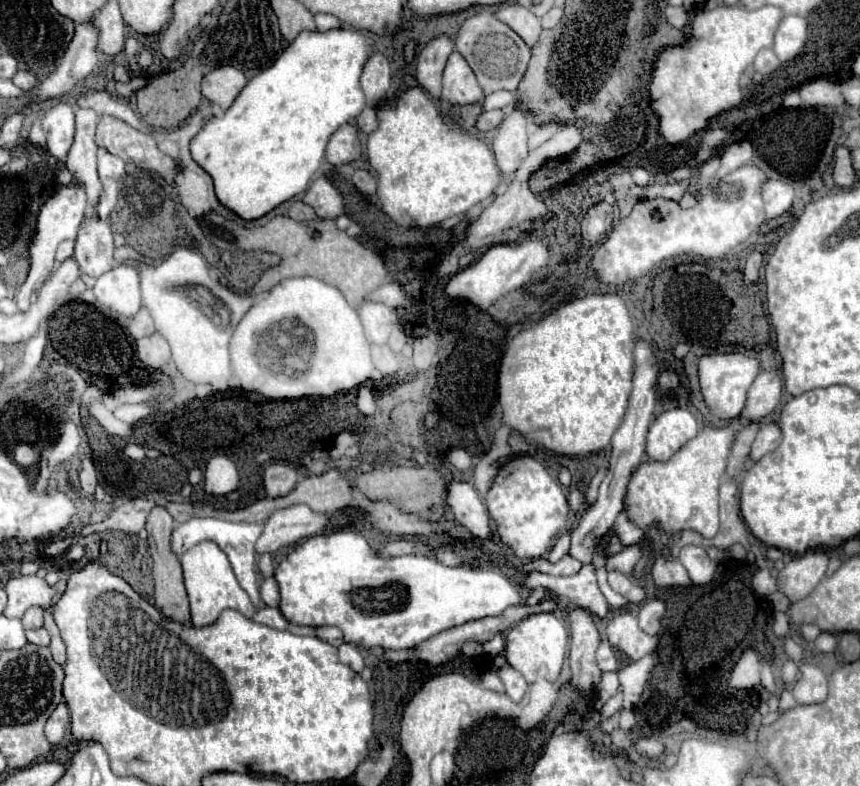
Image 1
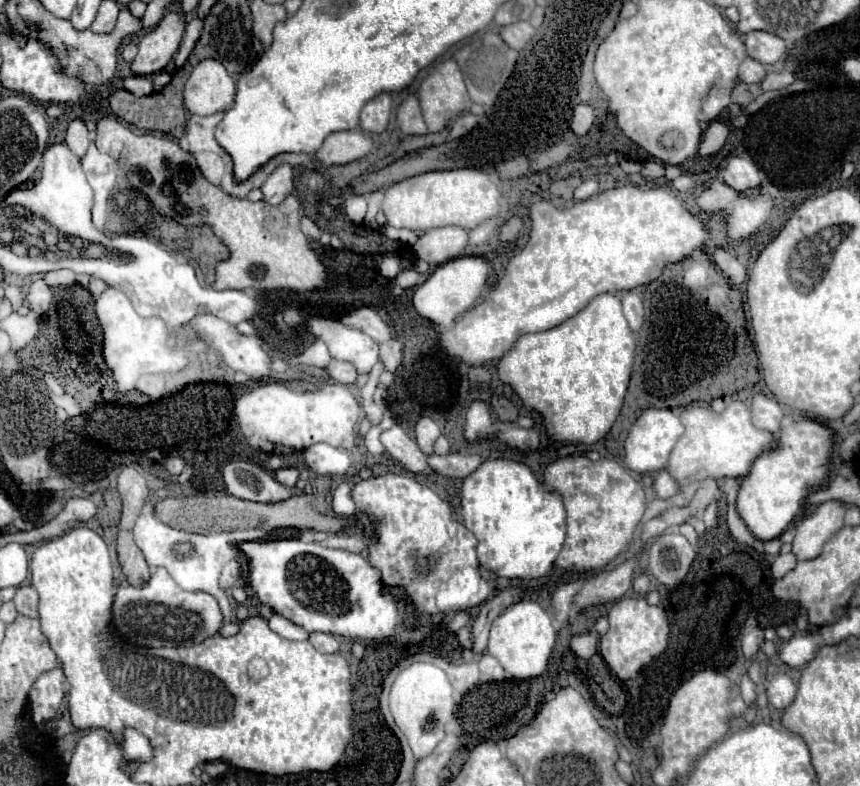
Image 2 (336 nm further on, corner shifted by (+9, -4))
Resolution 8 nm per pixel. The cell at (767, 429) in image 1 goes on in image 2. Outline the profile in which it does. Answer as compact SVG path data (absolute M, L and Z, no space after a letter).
M756 393L752 397L750 411L752 411L752 421L756 427L770 431L770 433L778 433L780 421L784 417L784 409L774 397L768 397L764 393Z

